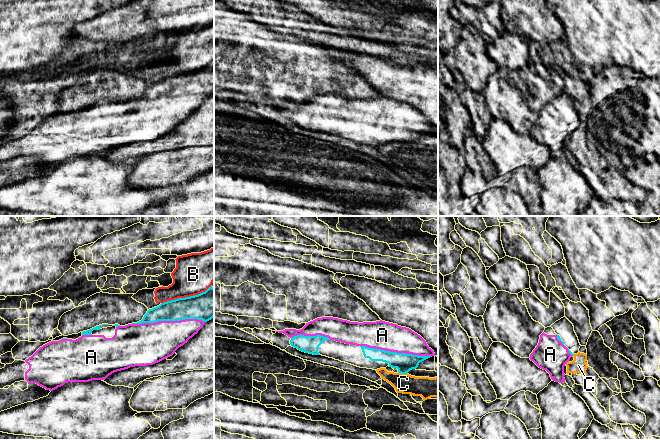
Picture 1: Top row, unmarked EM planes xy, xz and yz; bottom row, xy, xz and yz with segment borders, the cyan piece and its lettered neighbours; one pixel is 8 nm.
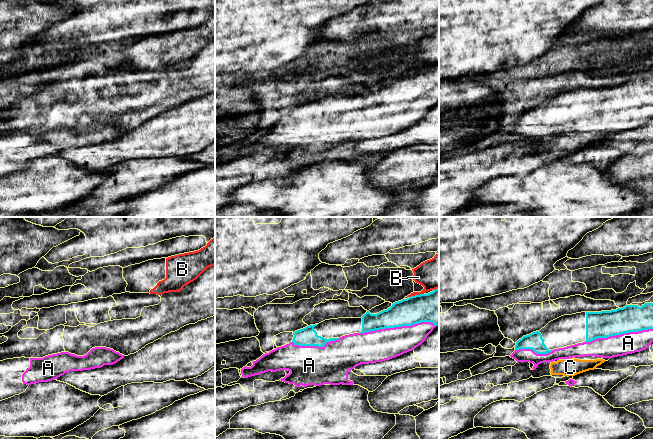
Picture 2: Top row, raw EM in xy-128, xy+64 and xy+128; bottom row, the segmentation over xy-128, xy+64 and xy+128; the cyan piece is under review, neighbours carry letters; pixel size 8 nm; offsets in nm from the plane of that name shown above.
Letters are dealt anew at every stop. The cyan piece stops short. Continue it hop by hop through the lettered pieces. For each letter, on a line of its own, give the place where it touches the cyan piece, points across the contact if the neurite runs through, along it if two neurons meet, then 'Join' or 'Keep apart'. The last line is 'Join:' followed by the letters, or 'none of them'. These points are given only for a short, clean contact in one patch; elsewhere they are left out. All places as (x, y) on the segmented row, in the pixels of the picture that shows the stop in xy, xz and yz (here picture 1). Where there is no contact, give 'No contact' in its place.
A: Touches cyan at xy (168, 320). Join
B: Touches cyan at xy (186, 297). Boundary: xy (211, 284), (204, 291), (197, 294), (178, 297), (161, 303). Keep apart
C: Touches cyan at xz (403, 373). Keep apart
Join: A

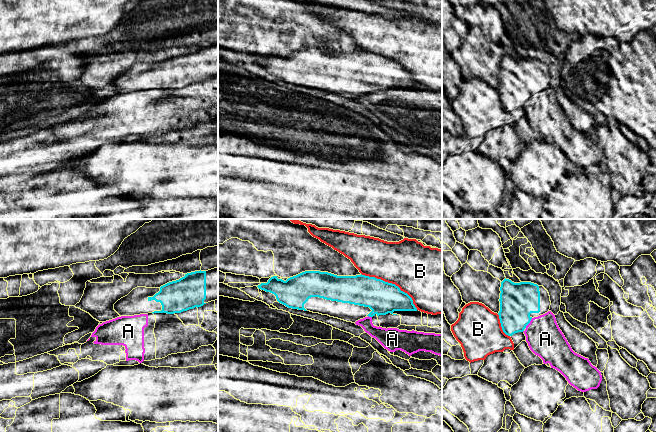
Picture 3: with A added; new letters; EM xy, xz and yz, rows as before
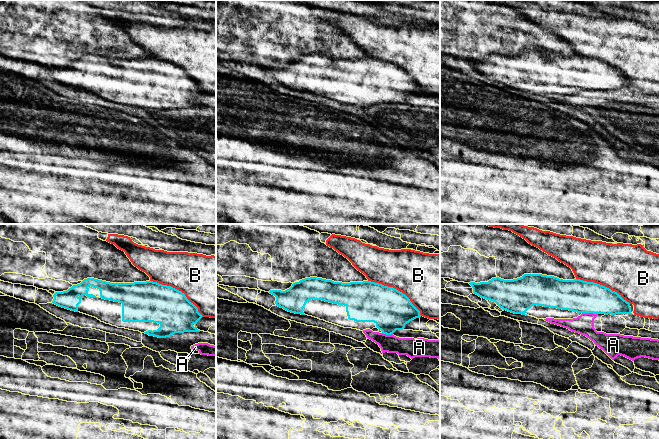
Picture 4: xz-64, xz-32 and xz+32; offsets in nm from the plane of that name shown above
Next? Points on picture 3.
A: Touches cyan at yz (529, 322). Keep apart
B: Touches cyan at xz (391, 283). Keep apart
Join: none of them

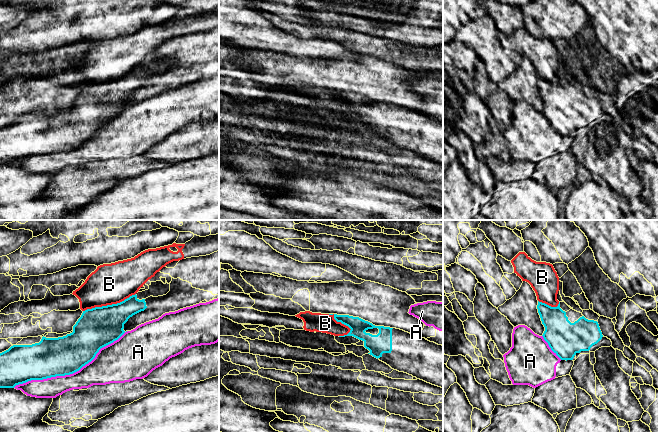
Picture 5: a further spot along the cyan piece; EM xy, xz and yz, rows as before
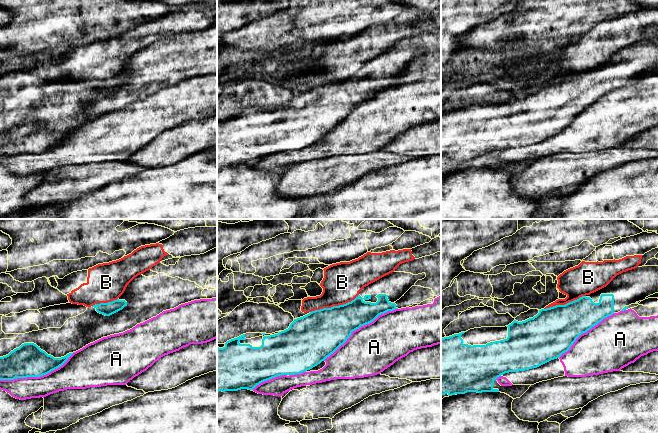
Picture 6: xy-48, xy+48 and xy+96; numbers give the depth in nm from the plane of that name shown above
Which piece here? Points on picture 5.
A: Touches cyan at xy (71, 373). Keep apart
B: Touches cyan at xy (109, 305). Boundary: xy (135, 293), (119, 302), (95, 306), (83, 311). Keep apart
Join: none of them

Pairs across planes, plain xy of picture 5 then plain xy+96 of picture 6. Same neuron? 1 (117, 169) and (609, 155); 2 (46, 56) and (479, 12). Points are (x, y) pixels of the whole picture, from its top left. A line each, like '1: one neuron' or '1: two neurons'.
1: one neuron
2: two neurons

